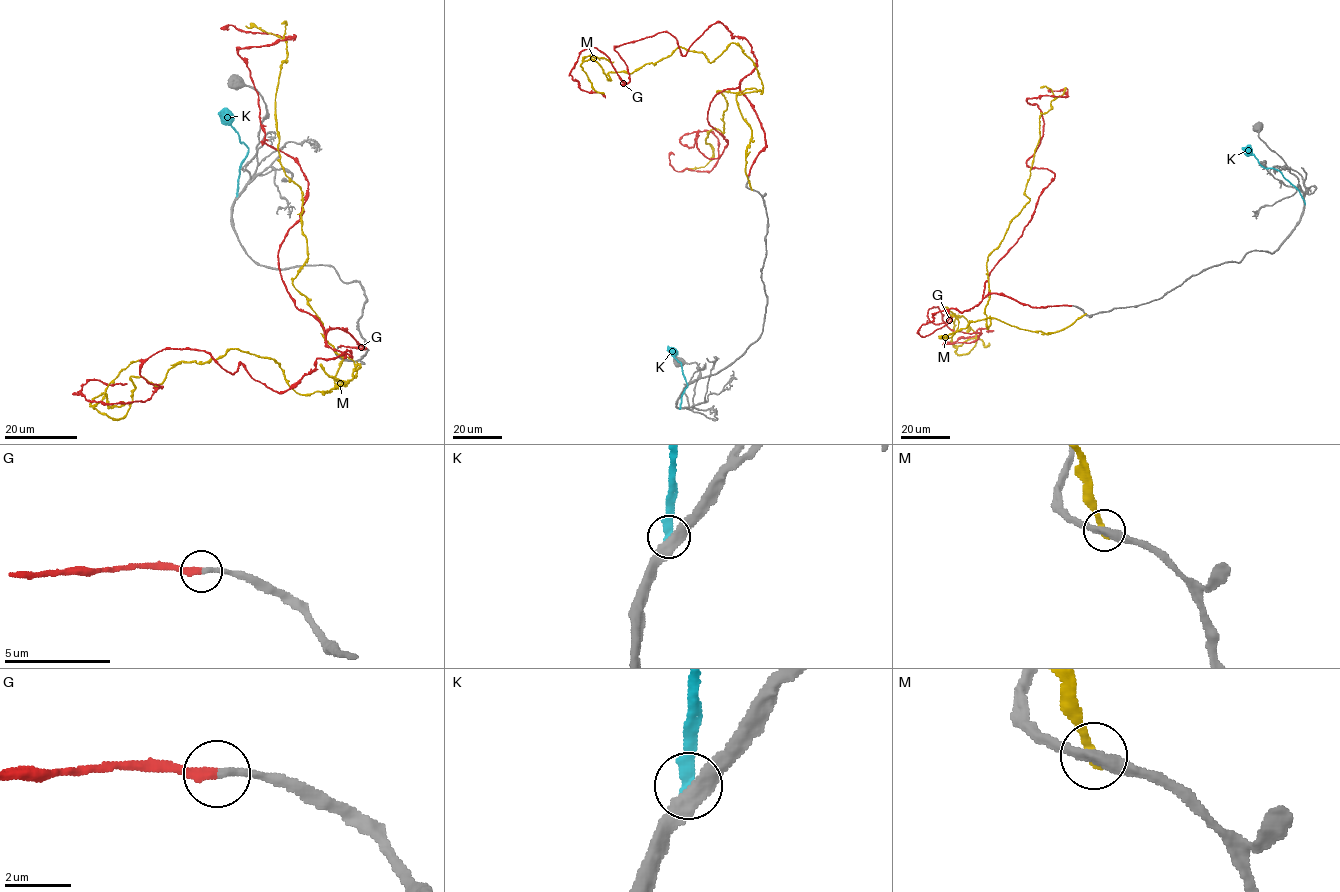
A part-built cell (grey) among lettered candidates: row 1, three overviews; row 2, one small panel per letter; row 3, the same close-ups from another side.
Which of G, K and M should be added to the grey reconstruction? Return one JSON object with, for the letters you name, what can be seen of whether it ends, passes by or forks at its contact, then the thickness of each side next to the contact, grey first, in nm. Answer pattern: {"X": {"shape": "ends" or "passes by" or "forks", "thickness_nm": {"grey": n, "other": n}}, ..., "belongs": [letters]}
{"G": {"shape": "ends", "thickness_nm": {"grey": 300, "other": 280}}, "belongs": ["G"]}

